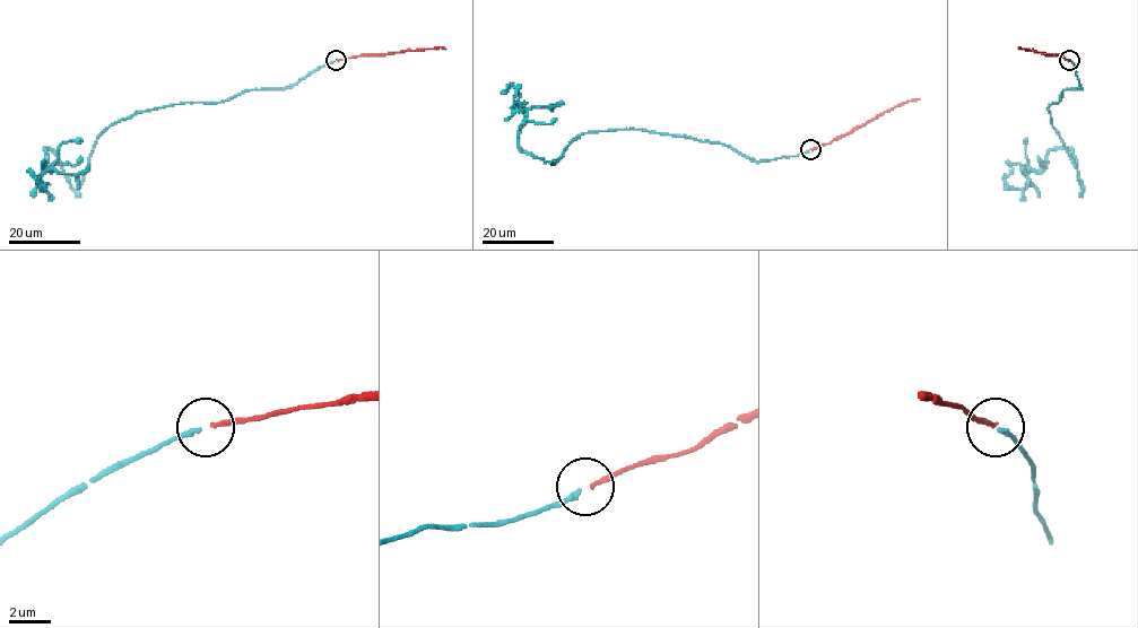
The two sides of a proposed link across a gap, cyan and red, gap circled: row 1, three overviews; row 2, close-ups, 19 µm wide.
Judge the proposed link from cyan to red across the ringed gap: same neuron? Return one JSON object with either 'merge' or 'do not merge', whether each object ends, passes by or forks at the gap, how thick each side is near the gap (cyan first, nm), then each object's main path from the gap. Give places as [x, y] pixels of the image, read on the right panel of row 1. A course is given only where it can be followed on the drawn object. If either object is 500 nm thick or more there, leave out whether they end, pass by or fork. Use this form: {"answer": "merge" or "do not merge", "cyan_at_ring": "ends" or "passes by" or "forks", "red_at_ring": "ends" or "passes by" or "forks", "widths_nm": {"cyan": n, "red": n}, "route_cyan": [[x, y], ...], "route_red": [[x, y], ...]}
{"answer": "merge", "cyan_at_ring": "ends", "red_at_ring": "ends", "widths_nm": {"cyan": 240, "red": 190}, "route_cyan": [[1069, 61], [1082, 88], [1048, 107], [1083, 189], [1069, 149], [1052, 149], [1022, 189], [1005, 182], [1013, 168]], "route_red": [[1069, 60], [1017, 48]]}

